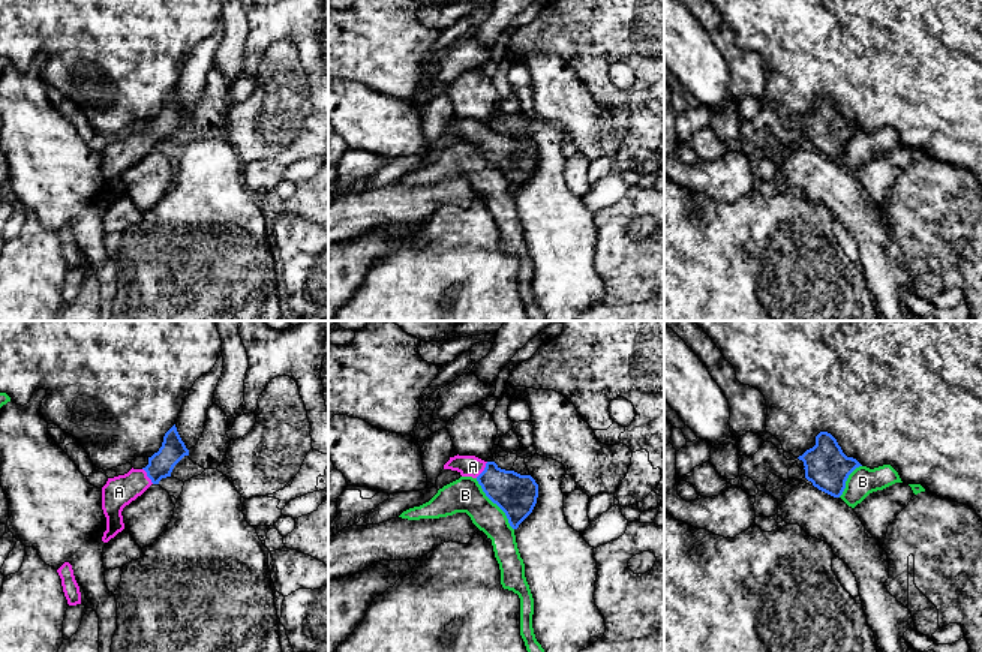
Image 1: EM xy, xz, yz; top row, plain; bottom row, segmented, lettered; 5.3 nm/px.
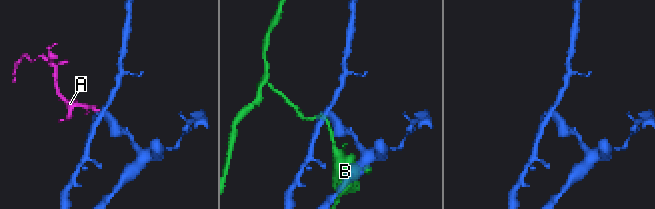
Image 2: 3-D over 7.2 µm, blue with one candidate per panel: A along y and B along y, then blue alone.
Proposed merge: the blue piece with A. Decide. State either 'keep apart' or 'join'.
join

